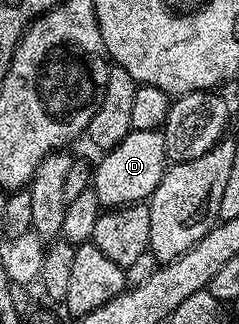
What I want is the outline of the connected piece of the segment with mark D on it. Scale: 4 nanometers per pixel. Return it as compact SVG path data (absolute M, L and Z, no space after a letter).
M158 128L132 130L117 142L117 146L106 149L93 168L93 190L104 209L124 208L126 204L141 204L150 201L161 178L166 174L169 161L165 150L165 138Z

